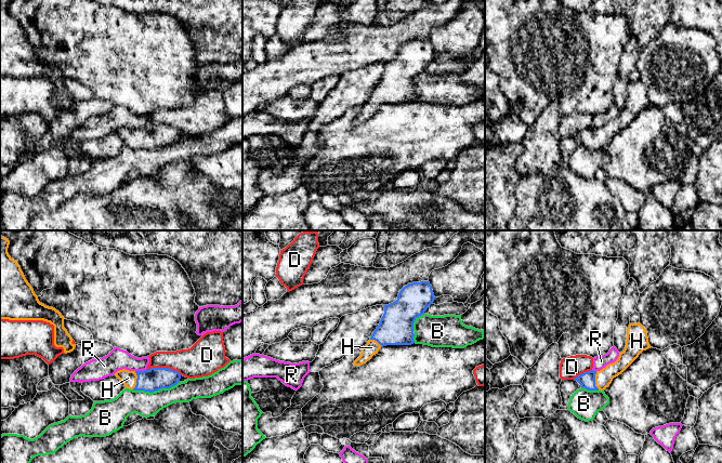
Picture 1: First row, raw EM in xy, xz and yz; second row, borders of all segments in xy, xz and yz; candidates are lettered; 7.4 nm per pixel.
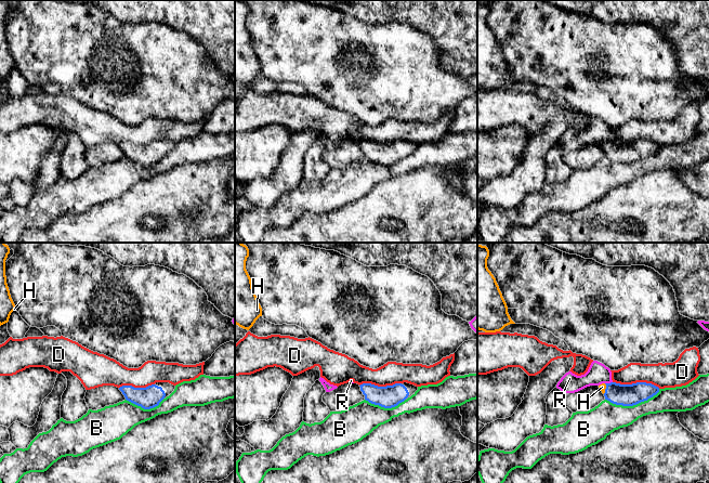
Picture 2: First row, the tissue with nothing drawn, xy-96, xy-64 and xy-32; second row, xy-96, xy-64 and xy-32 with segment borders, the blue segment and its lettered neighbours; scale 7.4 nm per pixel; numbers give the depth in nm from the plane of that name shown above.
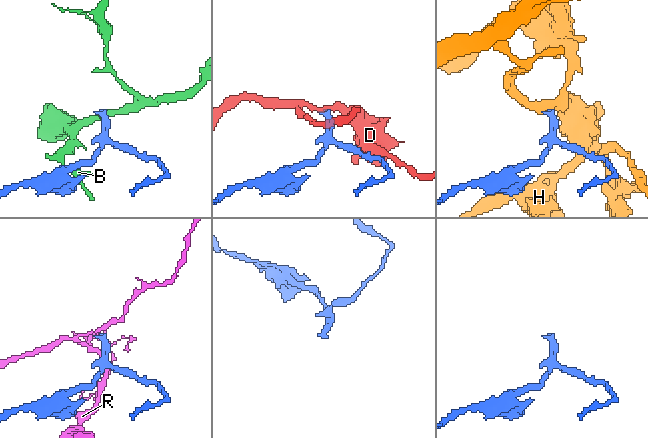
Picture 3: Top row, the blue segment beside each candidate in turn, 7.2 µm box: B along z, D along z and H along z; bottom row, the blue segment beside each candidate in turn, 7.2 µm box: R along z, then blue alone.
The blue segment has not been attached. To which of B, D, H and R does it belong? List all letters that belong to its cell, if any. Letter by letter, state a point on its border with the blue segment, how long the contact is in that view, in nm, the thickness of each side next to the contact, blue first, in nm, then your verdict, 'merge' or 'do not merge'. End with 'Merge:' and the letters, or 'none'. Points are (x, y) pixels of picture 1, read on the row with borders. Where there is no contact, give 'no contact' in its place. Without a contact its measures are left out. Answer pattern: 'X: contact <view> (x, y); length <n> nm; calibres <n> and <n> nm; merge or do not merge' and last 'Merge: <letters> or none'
B: contact xy (155, 391); length 340 nm; calibres 170 and 190 nm; do not merge
D: contact xy (163, 368); length 260 nm; calibres 170 and 220 nm; do not merge
H: contact yz (594, 381); length 150 nm; calibres 120 and 130 nm; merge
R: contact xy (140, 371); length 80 nm; calibres 170 and 160 nm; do not merge
Merge: H

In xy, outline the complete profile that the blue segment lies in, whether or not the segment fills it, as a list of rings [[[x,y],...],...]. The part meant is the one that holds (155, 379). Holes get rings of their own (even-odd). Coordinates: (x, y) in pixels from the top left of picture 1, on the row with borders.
[[[150,368],[144,371],[119,370],[115,375],[133,391],[156,392],[170,388],[180,382],[181,374],[169,368]]]

